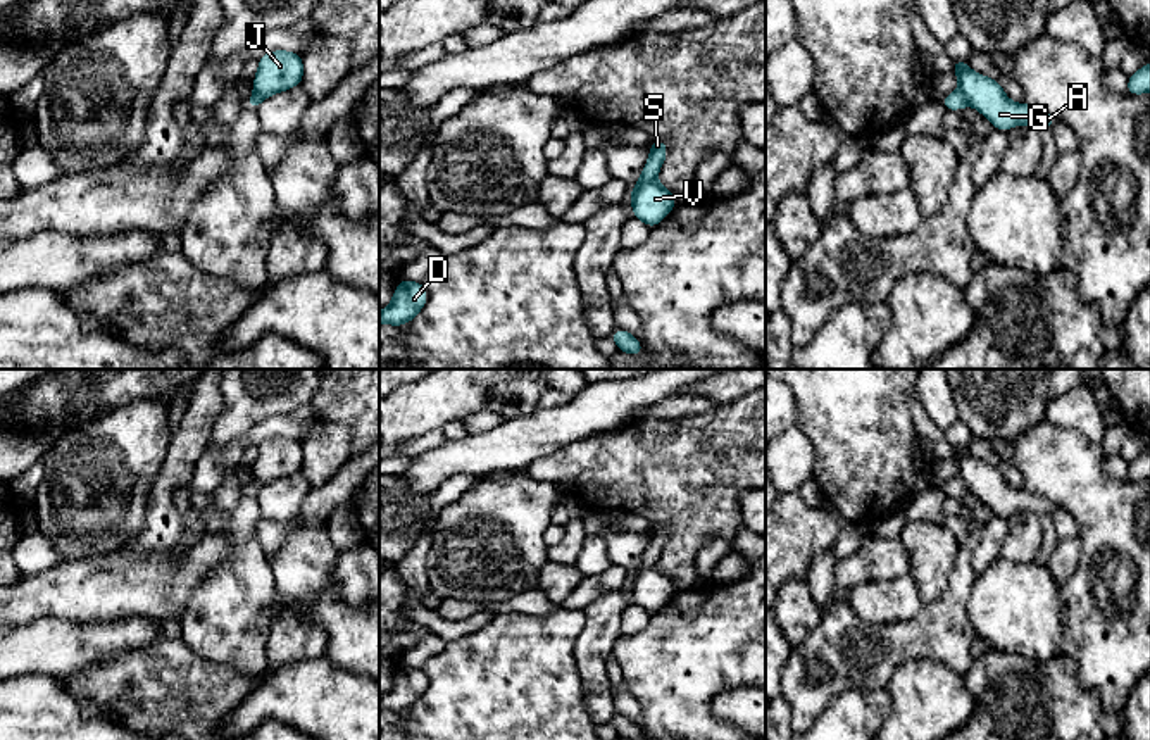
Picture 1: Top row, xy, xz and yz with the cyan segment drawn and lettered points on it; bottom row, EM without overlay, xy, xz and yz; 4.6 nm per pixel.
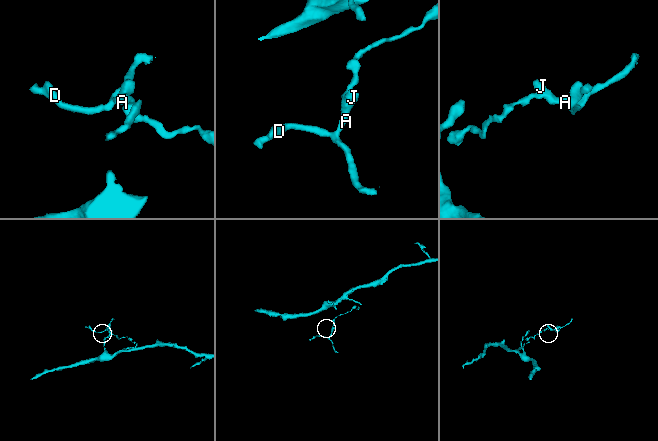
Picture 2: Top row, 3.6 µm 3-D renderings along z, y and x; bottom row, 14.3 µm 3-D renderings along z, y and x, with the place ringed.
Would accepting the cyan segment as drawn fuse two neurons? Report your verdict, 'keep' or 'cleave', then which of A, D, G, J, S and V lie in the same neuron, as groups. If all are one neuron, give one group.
cleave; A D G J V / S

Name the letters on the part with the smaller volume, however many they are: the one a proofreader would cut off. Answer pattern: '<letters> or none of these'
A, D, G, J, V

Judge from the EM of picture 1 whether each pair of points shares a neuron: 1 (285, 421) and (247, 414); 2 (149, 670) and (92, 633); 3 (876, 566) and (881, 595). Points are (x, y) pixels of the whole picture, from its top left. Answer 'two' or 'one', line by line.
1: two
2: two
3: two

